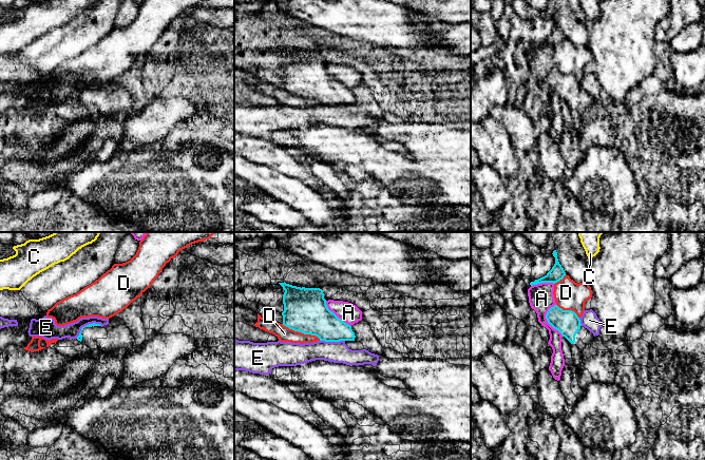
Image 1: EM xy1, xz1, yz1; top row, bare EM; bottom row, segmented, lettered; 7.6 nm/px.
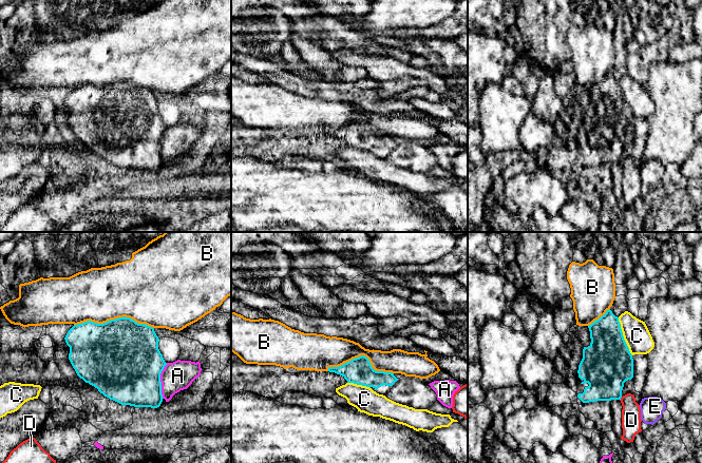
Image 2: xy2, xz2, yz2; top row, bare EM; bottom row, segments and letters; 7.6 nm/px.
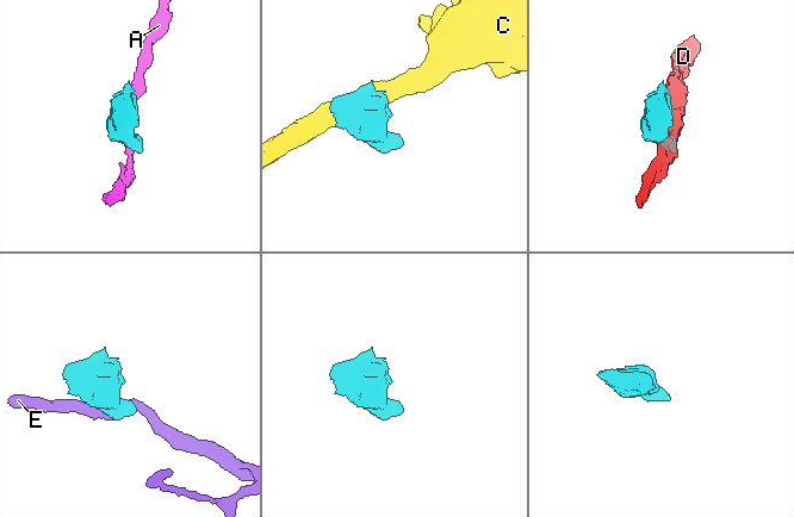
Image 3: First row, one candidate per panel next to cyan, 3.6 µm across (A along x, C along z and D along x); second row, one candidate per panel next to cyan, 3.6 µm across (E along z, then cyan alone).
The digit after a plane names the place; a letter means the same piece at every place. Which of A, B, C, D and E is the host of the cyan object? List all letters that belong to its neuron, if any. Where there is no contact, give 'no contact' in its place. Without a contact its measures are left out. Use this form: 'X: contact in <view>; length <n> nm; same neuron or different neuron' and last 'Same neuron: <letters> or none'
A: contact in yz1; length 260 nm; different neuron
B: contact in xy2; length 600 nm; different neuron
C: contact in yz2; length 300 nm; different neuron
D: contact in xz1; length 320 nm; different neuron
E: contact in xy1; length 220 nm; different neuron
Same neuron: none

